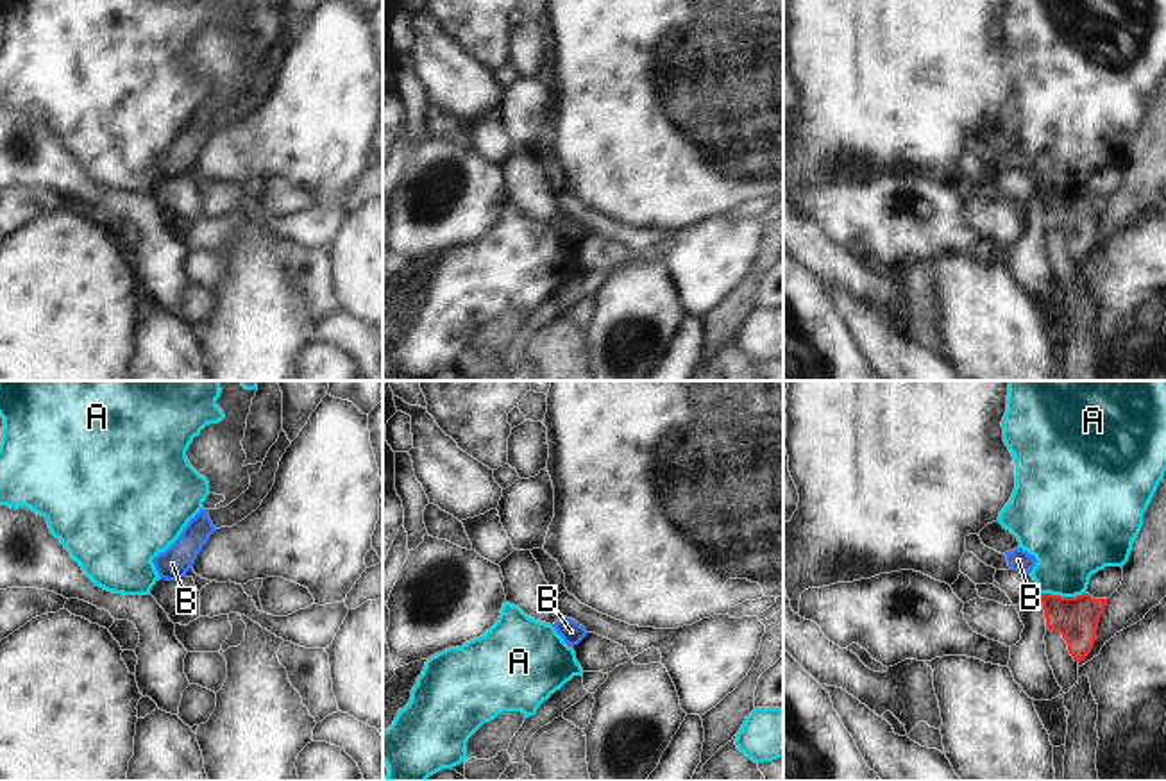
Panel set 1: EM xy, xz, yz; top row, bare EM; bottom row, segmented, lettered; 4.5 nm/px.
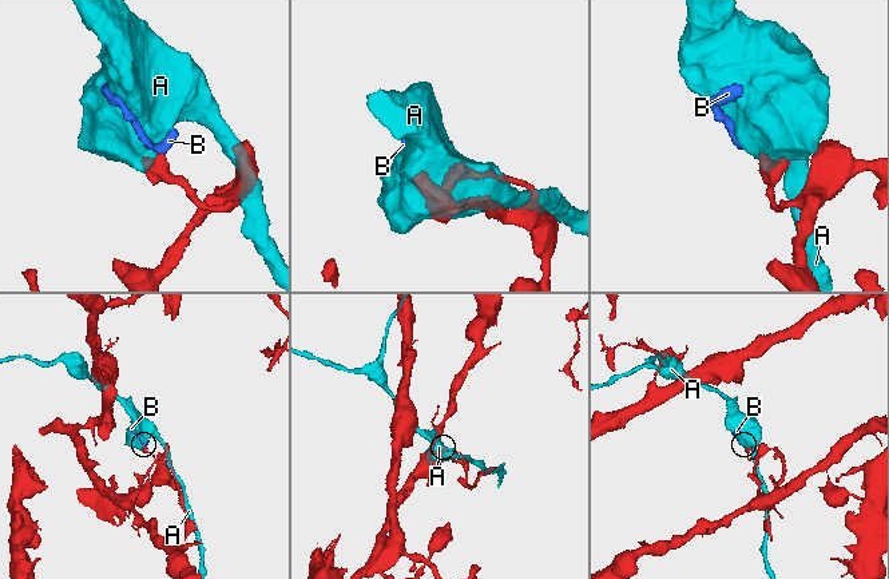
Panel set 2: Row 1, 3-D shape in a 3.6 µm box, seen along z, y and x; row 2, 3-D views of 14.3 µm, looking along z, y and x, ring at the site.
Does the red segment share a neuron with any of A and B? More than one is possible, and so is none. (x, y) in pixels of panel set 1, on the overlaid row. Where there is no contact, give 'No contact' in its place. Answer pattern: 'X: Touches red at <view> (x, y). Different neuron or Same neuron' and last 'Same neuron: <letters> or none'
A: Touches red at yz (1059, 596). Different neuron
B: Touches red at xz (571, 646). Different neuron
Same neuron: none

